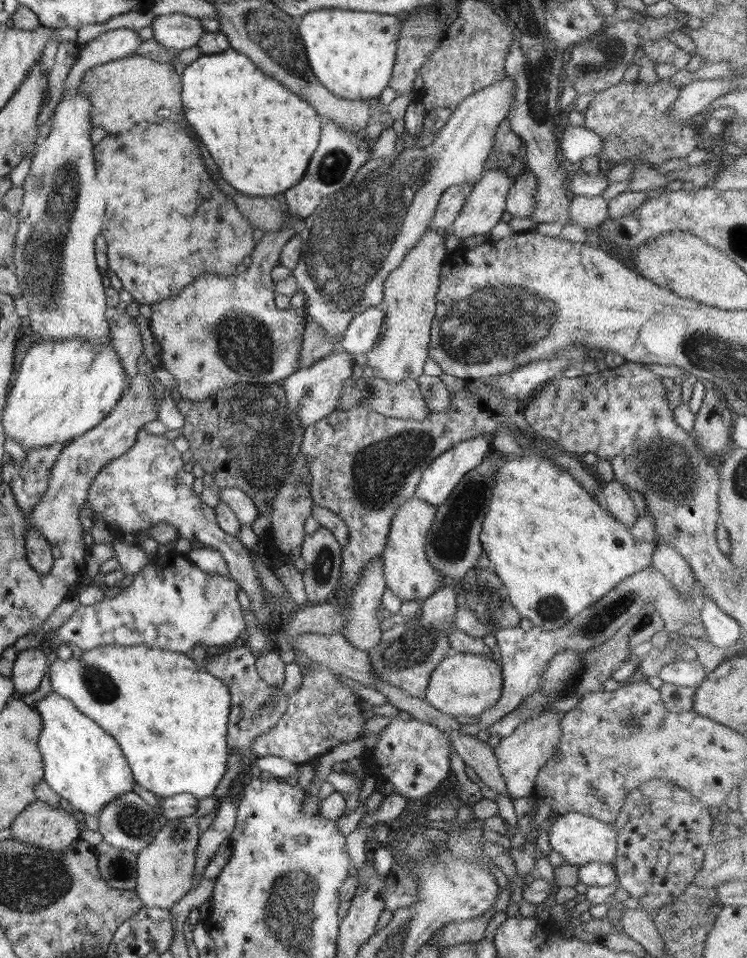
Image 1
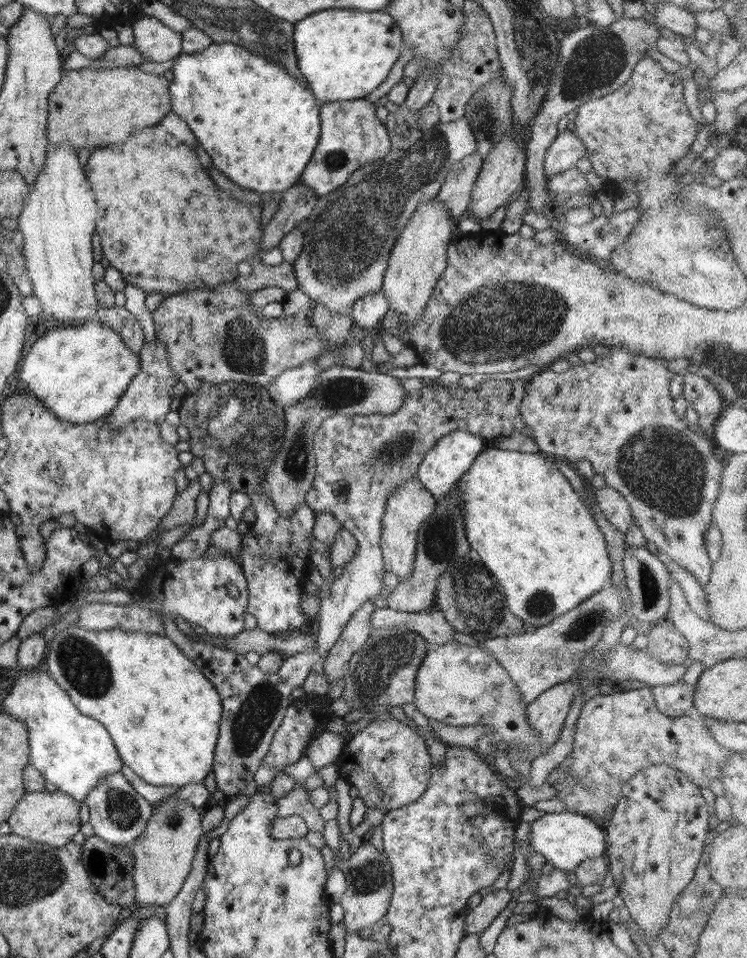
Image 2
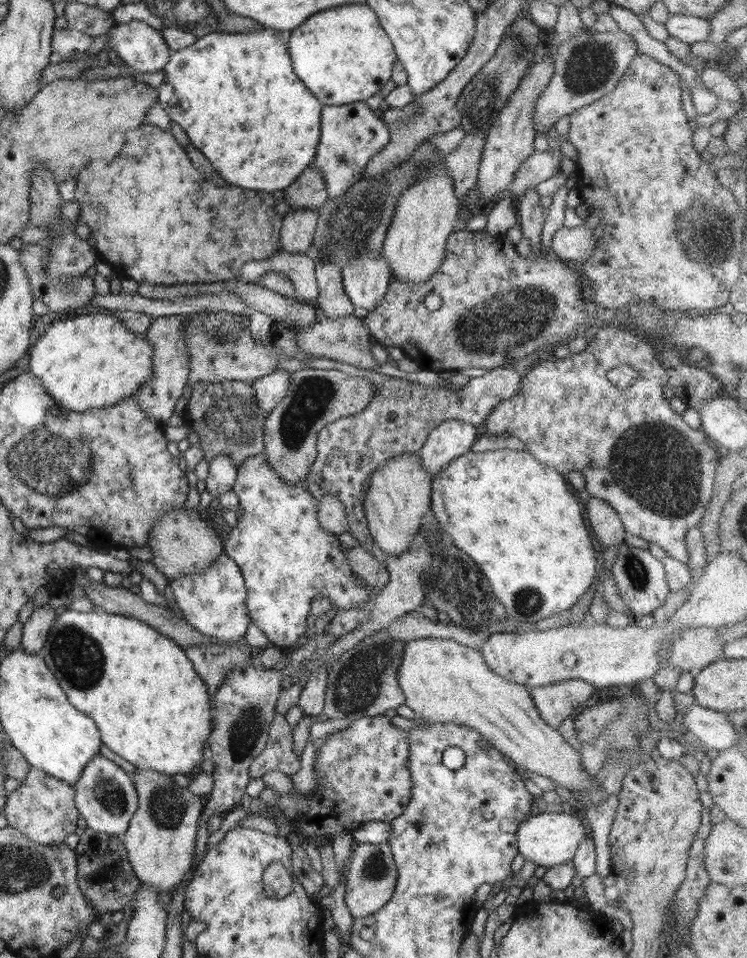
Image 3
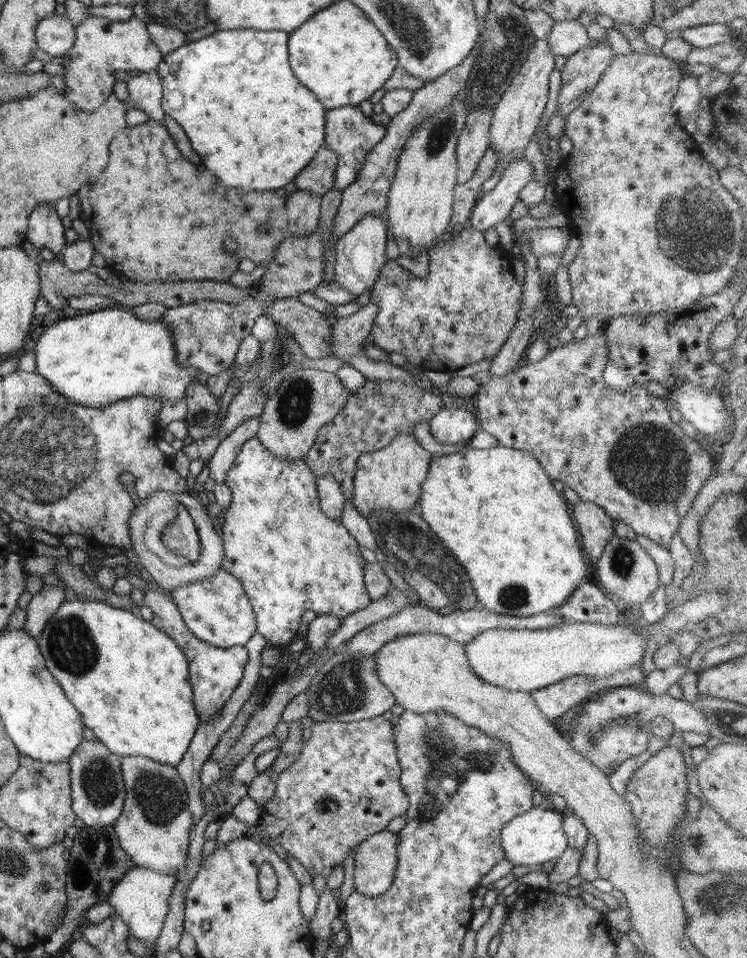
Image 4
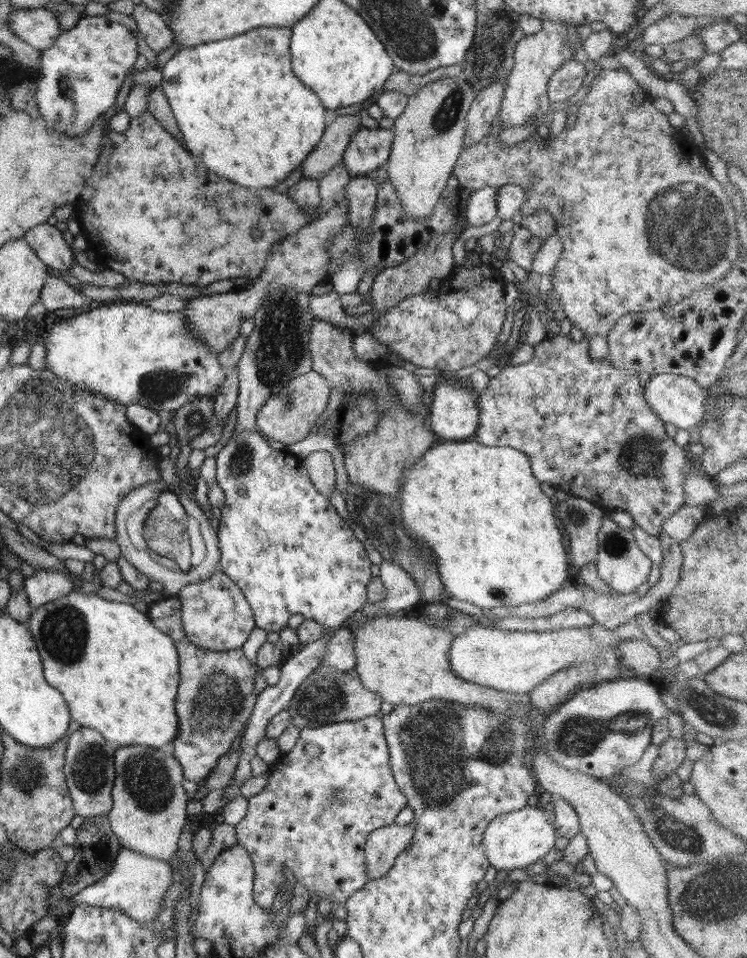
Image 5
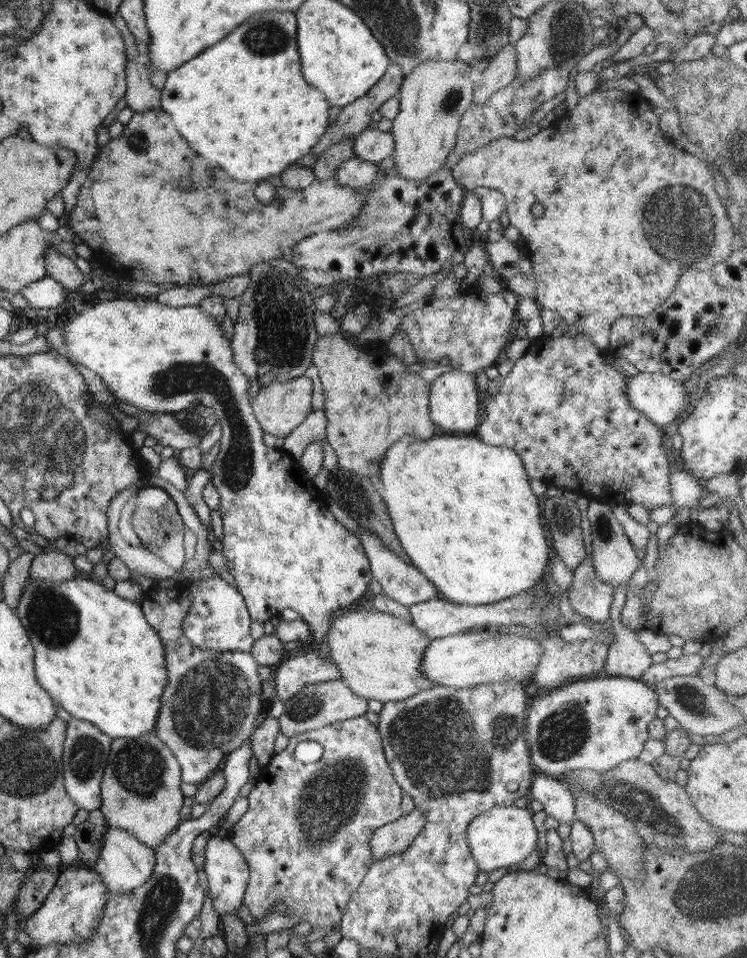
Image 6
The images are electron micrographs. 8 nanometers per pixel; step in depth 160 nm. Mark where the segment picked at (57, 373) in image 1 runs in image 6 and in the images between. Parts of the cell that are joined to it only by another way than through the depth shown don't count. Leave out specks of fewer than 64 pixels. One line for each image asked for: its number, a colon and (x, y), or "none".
2: (80, 372)
3: (88, 360)
4: (96, 358)
5: (130, 354)
6: (285, 549)

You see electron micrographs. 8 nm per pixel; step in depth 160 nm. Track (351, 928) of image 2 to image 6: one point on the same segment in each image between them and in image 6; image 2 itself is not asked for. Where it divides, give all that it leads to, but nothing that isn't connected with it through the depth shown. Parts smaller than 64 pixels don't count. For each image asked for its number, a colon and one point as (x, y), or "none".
3: (370, 877)
4: (376, 857)
5: (383, 845)
6: (393, 838)

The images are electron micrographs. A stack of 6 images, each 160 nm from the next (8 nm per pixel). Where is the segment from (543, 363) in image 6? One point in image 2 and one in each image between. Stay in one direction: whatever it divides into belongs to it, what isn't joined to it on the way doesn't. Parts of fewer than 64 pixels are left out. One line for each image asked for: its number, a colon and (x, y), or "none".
2: (616, 412)
3: (637, 454)
4: (619, 449)
5: (585, 426)

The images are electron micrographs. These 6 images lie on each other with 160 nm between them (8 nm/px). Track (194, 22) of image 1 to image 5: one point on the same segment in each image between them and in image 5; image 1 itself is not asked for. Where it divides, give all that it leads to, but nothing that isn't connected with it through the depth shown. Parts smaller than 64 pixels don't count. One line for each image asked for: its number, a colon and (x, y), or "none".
2: (158, 43)
3: (142, 47)
4: (103, 48)
5: (80, 75)

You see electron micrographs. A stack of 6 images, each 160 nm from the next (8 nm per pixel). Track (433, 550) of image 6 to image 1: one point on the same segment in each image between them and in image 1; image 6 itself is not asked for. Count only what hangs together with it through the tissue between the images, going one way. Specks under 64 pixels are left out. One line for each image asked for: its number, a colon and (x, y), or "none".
1: (557, 550)
2: (539, 540)
3: (518, 519)
4: (514, 534)
5: (477, 492)

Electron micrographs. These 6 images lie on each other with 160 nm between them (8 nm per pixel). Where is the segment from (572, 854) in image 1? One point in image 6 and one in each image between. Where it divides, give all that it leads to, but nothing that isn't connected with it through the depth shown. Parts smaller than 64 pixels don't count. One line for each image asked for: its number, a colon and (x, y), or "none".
2: (565, 839)
3: (548, 838)
4: (530, 839)
5: (517, 839)
6: (503, 836)

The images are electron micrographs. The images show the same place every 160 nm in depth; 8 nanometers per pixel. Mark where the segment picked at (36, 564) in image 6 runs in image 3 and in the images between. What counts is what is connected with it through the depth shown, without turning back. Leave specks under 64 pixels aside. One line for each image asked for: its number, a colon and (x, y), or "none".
3: (35, 631)
4: (43, 605)
5: (44, 586)

